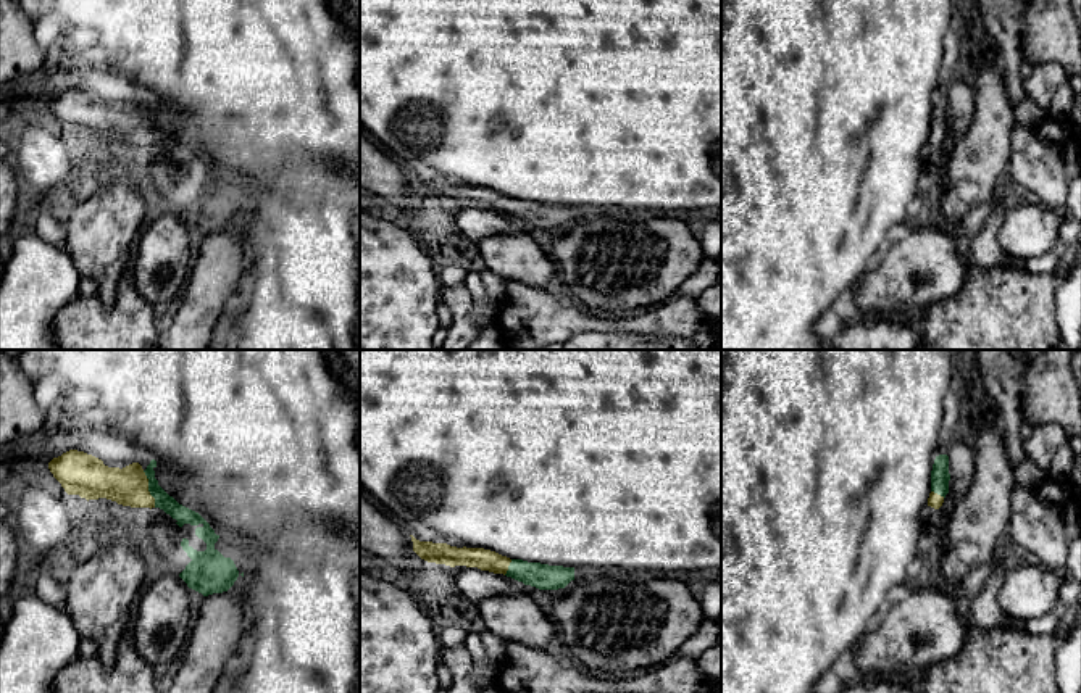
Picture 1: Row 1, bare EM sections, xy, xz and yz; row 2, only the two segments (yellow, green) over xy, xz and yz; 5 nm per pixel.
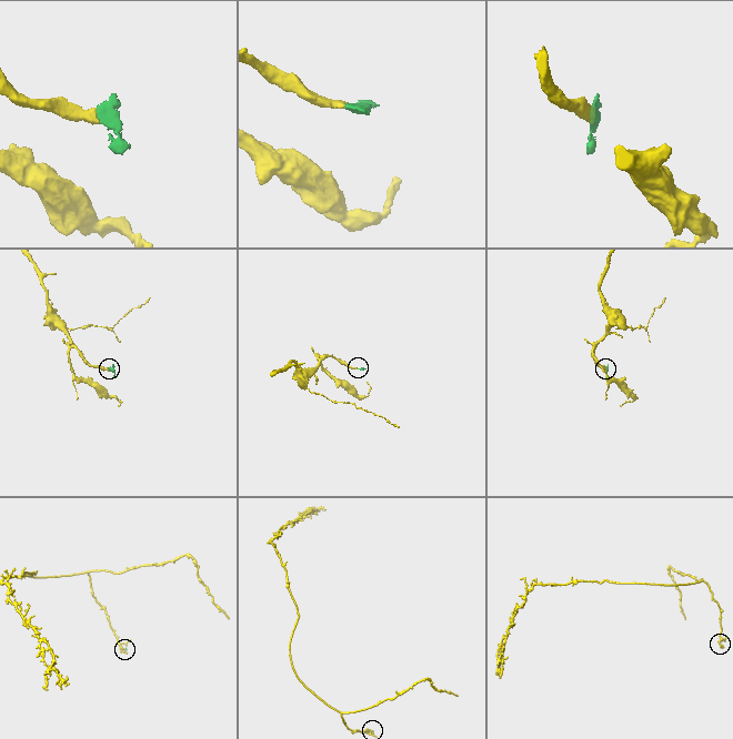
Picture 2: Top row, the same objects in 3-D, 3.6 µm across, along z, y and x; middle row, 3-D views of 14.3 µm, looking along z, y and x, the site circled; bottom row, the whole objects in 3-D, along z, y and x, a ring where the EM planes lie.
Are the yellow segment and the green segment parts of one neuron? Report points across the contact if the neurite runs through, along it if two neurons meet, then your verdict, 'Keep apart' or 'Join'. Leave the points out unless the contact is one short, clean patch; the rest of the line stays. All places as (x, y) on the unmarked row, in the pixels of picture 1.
Path across: xy (129, 124), (147, 128), (183, 153). Join

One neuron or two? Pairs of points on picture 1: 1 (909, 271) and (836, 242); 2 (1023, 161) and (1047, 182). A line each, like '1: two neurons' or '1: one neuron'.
1: two neurons
2: one neuron

